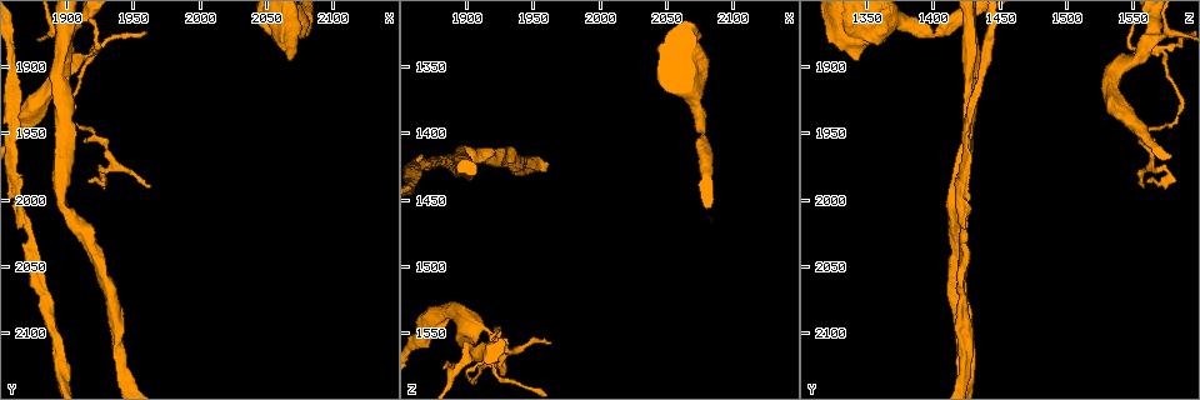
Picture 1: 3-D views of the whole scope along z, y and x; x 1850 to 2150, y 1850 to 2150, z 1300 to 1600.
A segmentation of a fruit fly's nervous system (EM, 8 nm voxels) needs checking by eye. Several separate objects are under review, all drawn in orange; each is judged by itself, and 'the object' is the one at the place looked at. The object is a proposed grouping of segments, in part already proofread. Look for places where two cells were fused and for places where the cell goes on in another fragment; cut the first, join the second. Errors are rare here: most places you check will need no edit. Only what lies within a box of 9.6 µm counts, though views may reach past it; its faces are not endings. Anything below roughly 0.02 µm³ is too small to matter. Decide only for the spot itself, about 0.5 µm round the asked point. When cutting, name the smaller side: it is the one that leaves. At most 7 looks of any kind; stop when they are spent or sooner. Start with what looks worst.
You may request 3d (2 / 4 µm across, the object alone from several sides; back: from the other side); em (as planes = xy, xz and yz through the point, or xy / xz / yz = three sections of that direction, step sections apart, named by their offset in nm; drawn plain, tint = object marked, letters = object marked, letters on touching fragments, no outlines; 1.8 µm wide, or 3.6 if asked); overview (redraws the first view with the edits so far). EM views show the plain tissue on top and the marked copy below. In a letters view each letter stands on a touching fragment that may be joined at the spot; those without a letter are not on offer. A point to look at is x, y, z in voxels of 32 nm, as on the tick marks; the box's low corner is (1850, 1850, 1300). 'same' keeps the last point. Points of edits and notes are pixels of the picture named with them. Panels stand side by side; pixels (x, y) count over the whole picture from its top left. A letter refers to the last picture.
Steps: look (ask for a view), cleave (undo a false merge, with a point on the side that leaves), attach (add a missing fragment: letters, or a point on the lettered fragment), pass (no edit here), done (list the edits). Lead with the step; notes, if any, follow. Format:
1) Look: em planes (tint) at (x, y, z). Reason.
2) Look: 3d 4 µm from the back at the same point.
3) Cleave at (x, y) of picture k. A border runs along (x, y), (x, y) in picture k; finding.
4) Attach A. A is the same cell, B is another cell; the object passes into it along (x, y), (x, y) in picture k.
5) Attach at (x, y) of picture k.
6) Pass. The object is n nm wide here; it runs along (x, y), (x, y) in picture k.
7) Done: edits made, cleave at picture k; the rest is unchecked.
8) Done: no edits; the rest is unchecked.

Look: em yz step 16 (letters) at (1920, 1892, 1574). Abrupt turn.

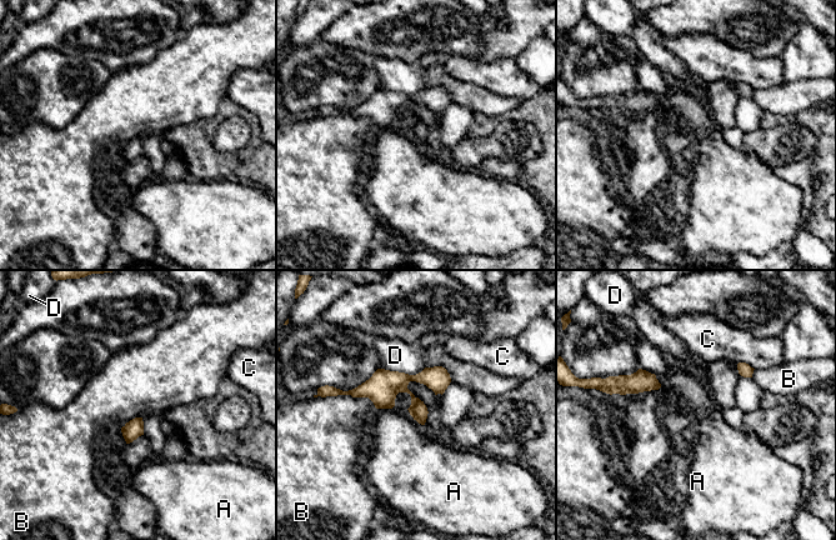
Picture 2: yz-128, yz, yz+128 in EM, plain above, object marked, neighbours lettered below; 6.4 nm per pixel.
Pass. A, B, C and D are other cells; a border runs along (331, 395), (366, 396), (375, 405) in picture 2; all the same cell.

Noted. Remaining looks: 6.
Look: em planes (letters) at (1964, 1990, 1556). An open end.

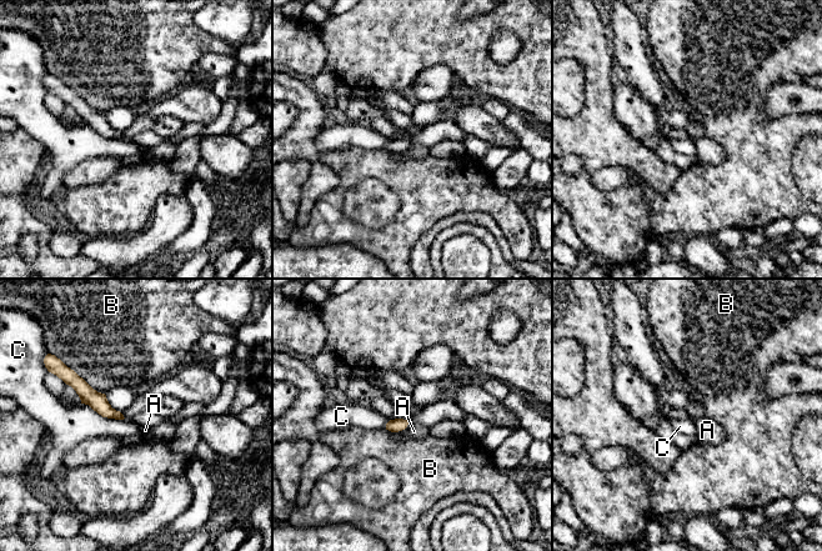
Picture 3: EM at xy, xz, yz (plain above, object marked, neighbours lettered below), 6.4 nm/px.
Pass. A, B and C are other cells; a border runs along (81, 402), (103, 416), (124, 419) in picture 3; no lettered fragment goes on from it.

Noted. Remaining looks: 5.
Look: em xz step 4 (letters) at (2078, 1876, 1402). Thin neck.

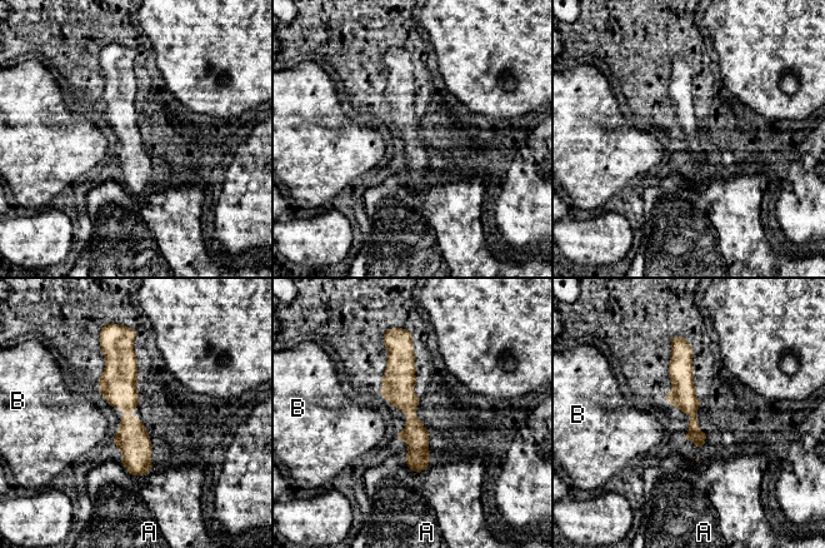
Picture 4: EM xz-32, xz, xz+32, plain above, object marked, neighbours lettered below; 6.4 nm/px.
Look: em planes (letters) at the same point.

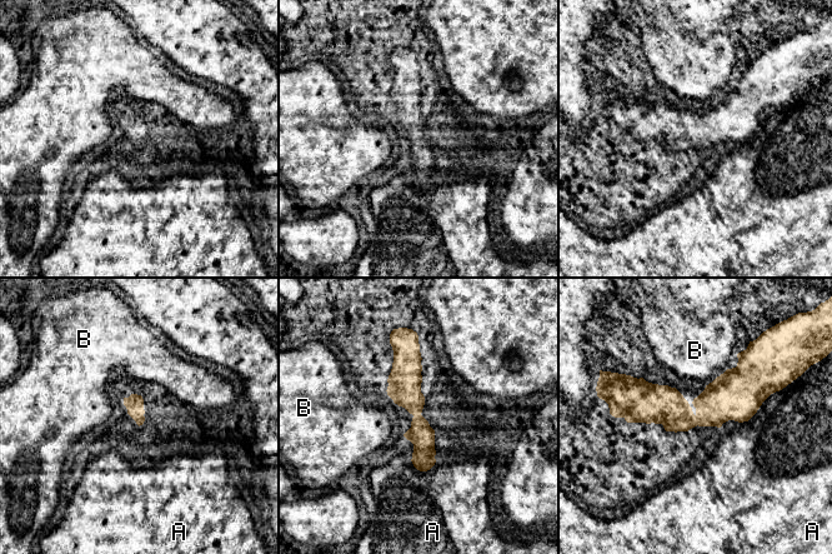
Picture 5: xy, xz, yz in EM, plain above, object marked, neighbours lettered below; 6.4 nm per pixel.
Pass. The object is 120 nm wide here; the longest contact is with A, 340 nm; A and B are other cells; one cell here.

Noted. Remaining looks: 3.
Done: no edits; the rest is unchecked.

